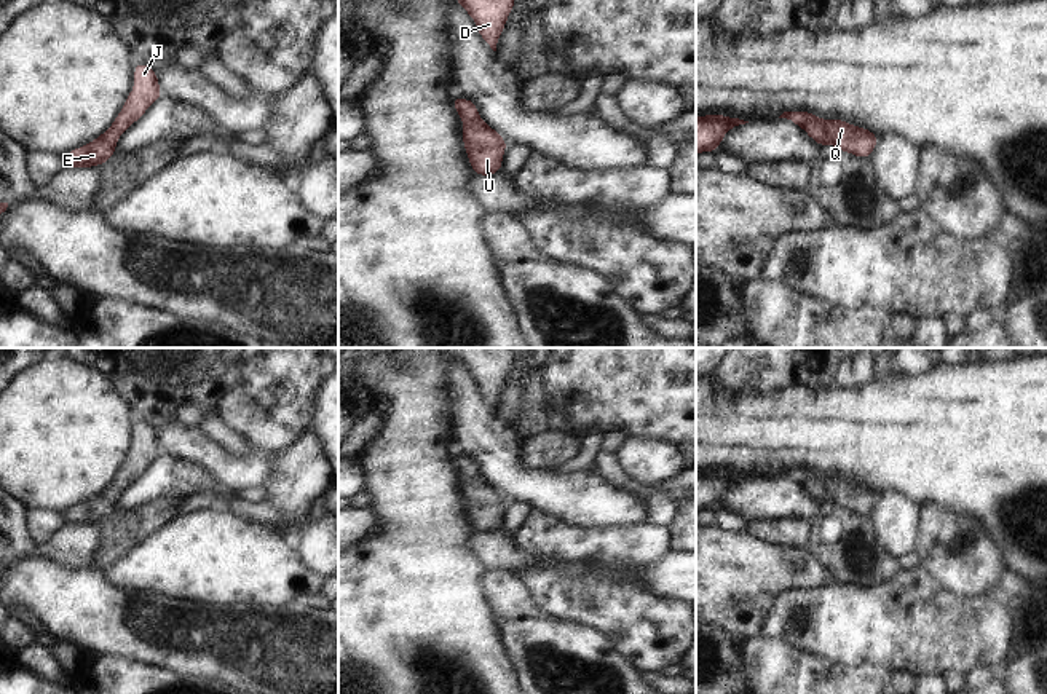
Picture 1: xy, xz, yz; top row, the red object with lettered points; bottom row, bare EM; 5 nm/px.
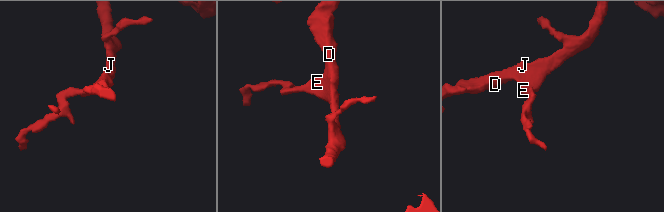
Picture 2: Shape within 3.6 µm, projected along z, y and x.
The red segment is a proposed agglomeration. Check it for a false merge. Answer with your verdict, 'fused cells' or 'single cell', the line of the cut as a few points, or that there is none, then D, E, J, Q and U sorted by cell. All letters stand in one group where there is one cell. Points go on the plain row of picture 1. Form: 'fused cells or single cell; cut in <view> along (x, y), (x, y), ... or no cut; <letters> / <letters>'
single cell; no cut; D E J Q U

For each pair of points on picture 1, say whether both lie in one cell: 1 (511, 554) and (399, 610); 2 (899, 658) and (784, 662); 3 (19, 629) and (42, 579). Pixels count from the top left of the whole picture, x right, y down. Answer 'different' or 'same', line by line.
1: different
2: different
3: different

